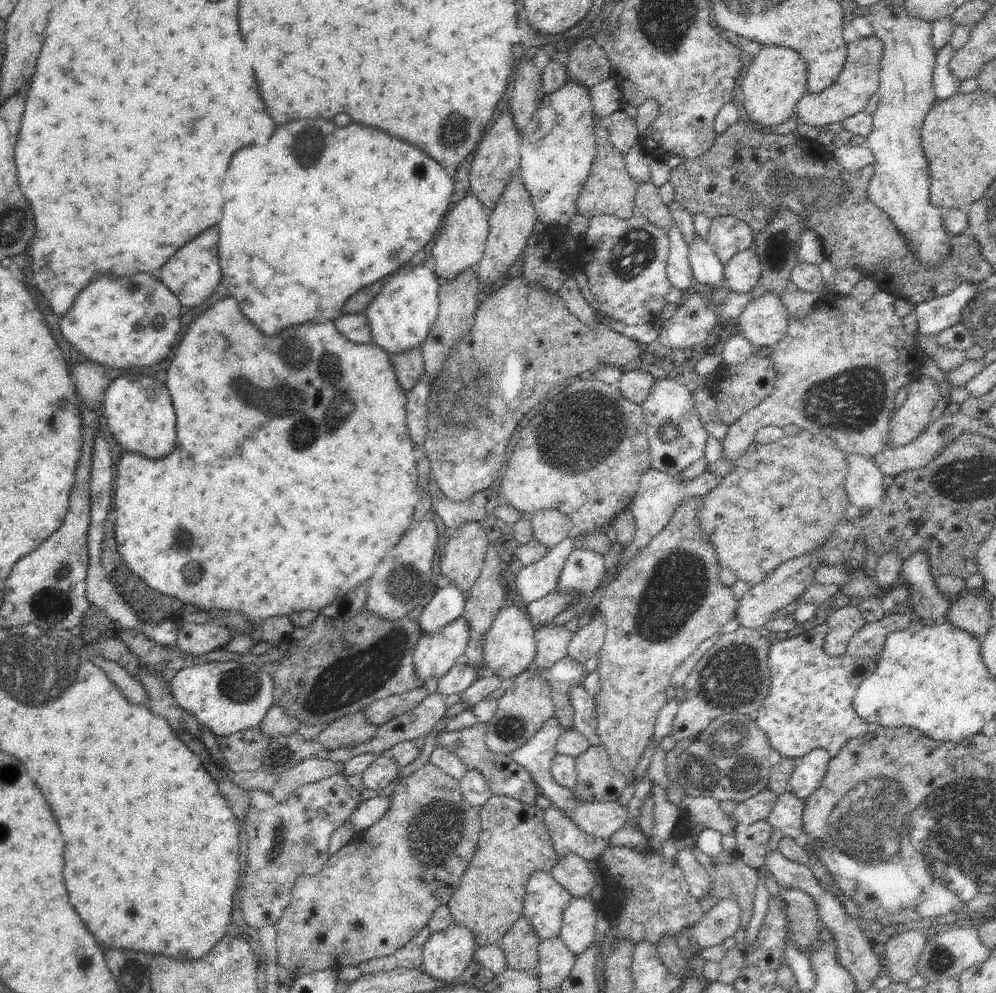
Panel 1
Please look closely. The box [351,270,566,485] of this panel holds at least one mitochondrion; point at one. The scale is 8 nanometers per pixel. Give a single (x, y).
(461, 397)

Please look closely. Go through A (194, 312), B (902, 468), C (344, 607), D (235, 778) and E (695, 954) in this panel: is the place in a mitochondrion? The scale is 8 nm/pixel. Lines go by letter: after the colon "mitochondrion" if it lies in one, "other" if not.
A: other
B: other
C: other
D: other
E: other

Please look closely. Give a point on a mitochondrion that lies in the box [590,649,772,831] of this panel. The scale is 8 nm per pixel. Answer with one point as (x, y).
(728, 762)

